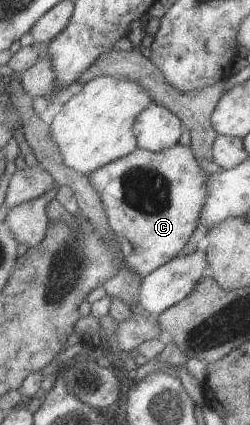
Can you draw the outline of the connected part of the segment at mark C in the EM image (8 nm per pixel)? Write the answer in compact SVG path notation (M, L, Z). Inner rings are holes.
M175 144L158 152L151 152L143 147L135 148L127 155L97 167L85 177L89 179L91 187L97 191L101 199L101 209L105 213L107 225L115 235L126 270L142 278L172 260L179 251L184 251L187 241L199 223L201 205L205 203L207 193L207 175L195 161L189 146Z

